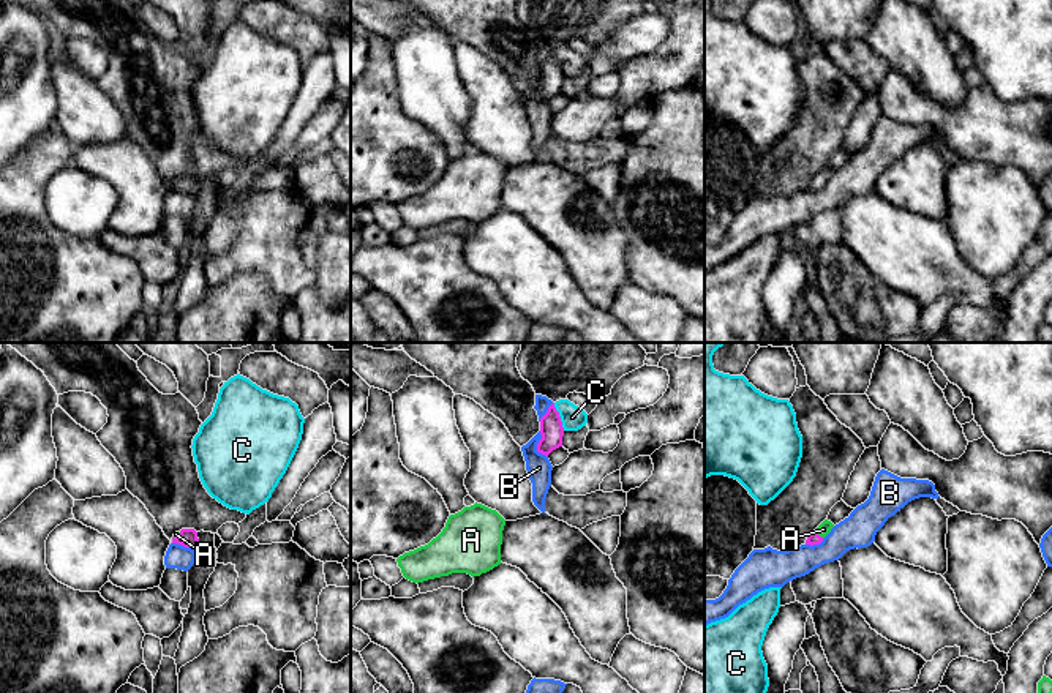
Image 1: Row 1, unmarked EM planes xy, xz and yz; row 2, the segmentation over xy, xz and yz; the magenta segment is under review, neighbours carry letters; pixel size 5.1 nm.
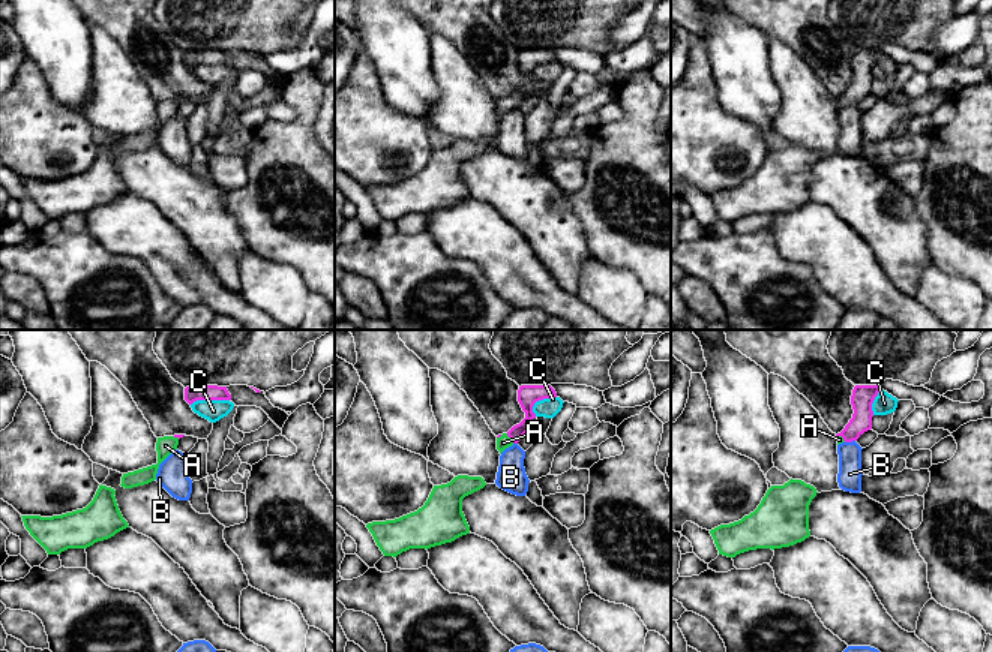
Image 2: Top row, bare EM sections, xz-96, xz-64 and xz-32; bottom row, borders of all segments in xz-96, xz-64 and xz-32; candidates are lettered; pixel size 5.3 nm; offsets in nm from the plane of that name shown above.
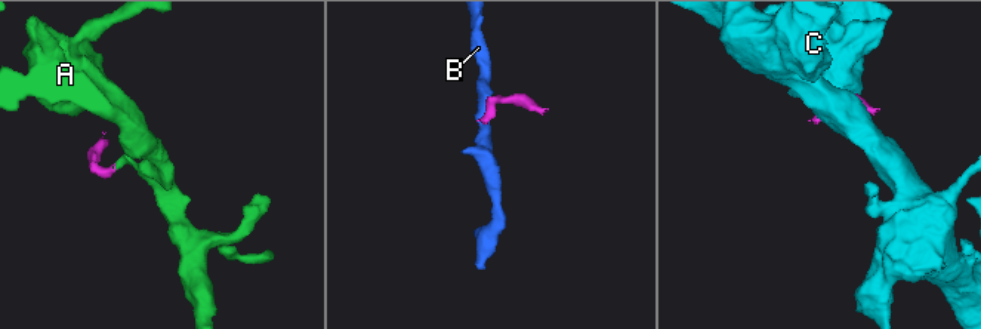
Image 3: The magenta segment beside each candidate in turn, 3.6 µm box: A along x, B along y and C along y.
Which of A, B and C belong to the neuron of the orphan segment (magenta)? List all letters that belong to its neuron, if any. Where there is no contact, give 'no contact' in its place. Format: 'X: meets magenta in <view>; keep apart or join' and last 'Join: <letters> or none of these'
A: meets magenta in yz; join
B: meets magenta in xz; keep apart
C: meets magenta in xz; keep apart
Join: A

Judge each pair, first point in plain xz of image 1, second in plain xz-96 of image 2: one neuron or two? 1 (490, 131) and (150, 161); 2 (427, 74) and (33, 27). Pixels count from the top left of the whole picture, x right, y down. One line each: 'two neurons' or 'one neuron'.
1: two neurons
2: one neuron

